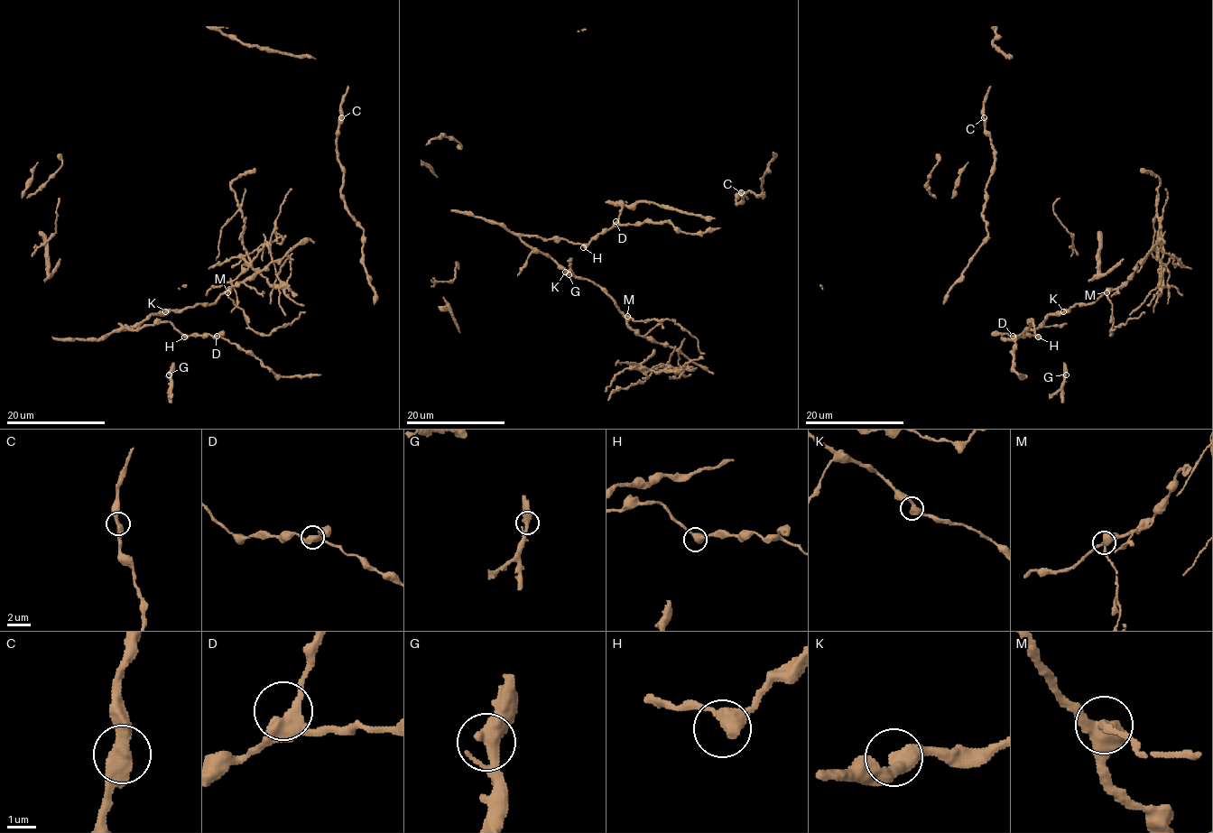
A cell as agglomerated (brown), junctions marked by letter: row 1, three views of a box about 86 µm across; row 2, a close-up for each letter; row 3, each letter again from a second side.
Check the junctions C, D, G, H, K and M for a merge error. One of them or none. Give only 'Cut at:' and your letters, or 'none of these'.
Cut at: M

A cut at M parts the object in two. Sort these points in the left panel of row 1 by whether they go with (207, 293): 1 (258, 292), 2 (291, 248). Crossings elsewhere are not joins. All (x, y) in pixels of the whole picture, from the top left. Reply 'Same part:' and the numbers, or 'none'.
Same part: none

